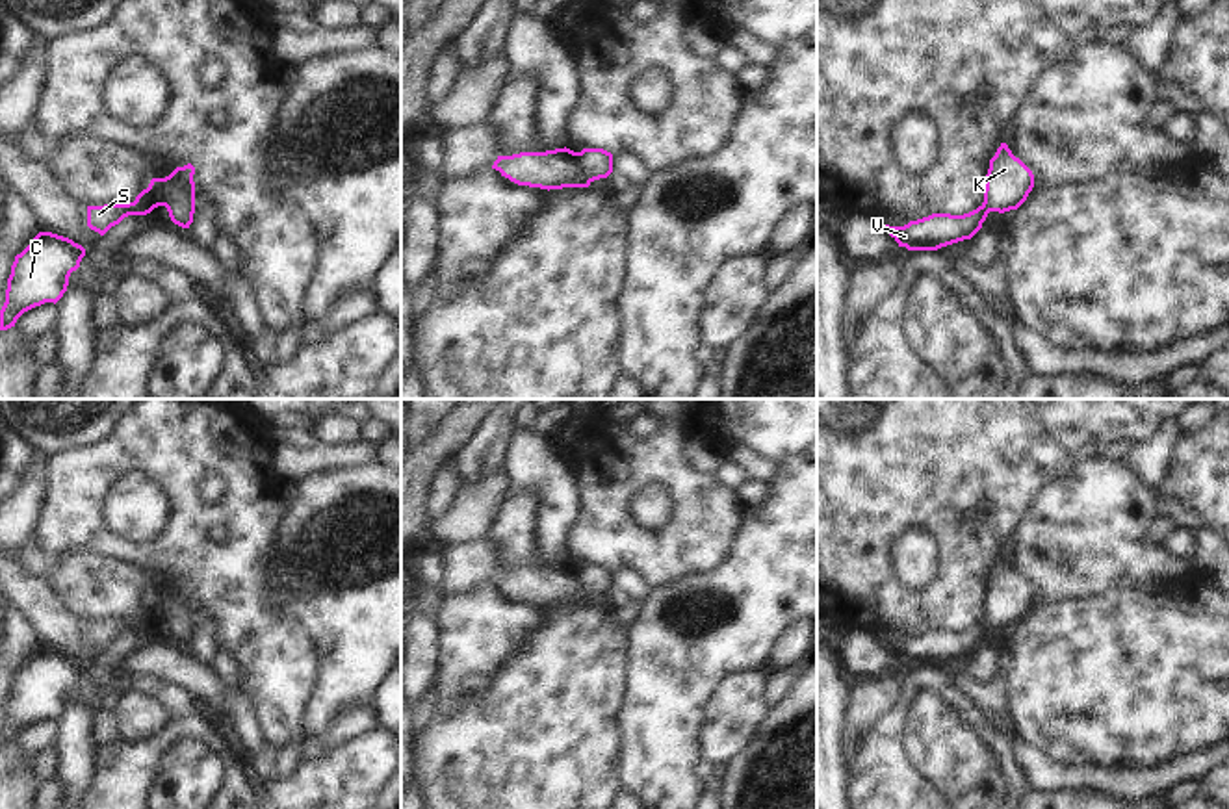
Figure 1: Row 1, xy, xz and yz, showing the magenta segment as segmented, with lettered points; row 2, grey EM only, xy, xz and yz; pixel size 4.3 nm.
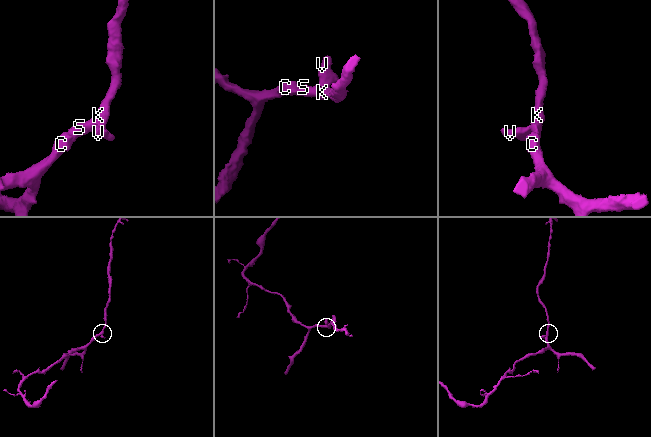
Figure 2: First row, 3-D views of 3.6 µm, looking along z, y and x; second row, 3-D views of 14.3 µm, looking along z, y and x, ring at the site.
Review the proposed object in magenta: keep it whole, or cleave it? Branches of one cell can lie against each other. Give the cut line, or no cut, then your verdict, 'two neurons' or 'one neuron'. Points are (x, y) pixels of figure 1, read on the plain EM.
no cut; one neuron

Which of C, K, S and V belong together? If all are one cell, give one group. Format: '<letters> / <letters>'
C K S V

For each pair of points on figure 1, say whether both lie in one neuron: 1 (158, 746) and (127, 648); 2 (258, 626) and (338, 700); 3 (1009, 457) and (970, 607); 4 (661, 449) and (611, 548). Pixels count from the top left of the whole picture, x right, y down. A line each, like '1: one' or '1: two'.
1: two
2: two
3: one
4: one

